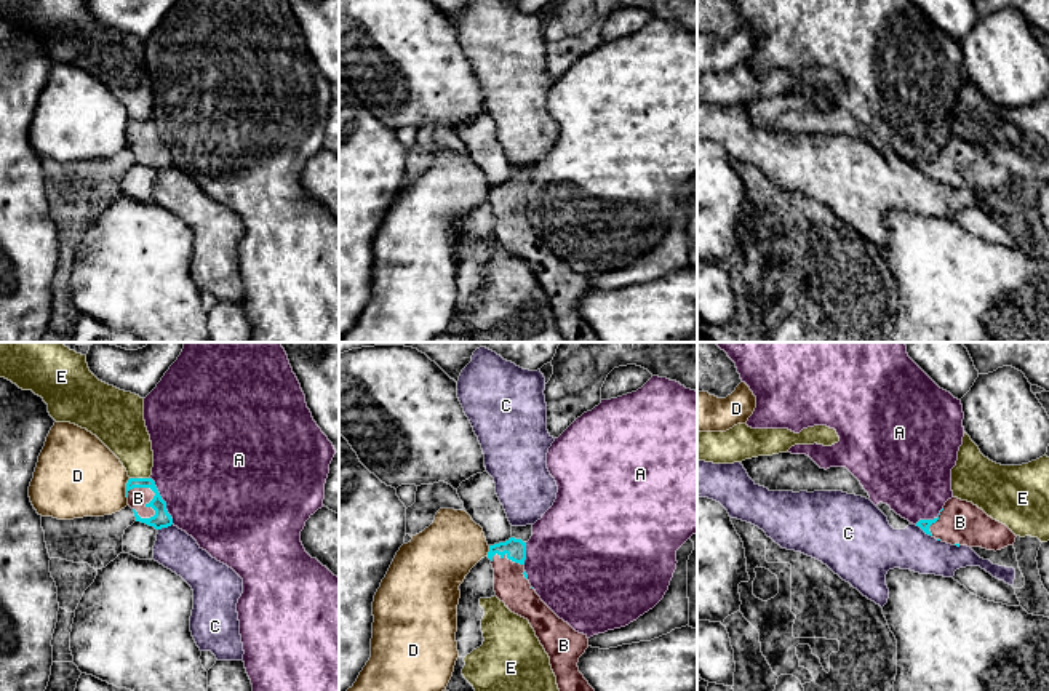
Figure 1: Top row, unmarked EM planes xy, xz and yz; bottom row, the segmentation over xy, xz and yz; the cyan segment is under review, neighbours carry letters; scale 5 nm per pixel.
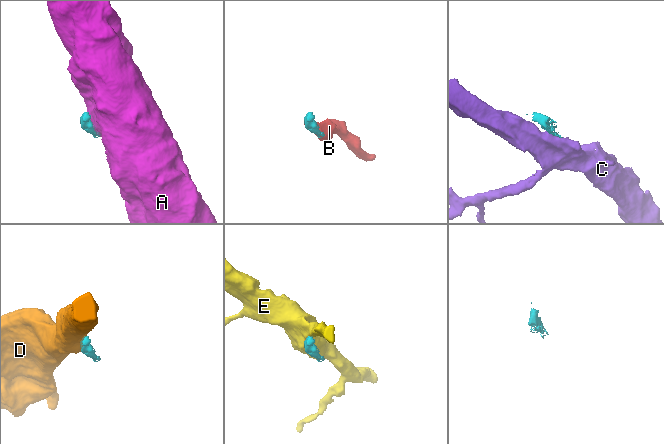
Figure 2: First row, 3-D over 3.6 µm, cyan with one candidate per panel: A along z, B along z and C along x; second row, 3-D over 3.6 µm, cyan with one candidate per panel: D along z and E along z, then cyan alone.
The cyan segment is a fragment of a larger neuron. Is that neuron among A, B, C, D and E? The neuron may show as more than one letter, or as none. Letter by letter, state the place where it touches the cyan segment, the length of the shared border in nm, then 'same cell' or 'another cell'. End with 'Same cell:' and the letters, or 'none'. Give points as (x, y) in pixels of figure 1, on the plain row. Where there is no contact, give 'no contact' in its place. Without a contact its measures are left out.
A: meets cyan in xy at (163, 143); contact 260 nm long; another cell
B: meets cyan in xy at (151, 130); contact 190 nm long; same cell
C: meets cyan in yz at (923, 171); contact 110 nm long; another cell
D: meets cyan in xy at (127, 130); contact 110 nm long; another cell
E: meets cyan in xy at (139, 120); contact 100 nm long; another cell
Same cell: B

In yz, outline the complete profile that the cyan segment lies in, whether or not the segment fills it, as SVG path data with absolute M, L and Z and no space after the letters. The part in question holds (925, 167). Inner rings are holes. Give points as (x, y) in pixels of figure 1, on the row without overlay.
M951 139L939 158L916 165L926 176L951 187L982 189L1001 192L1014 187L1015 176L1003 165L988 158L972 144Z

